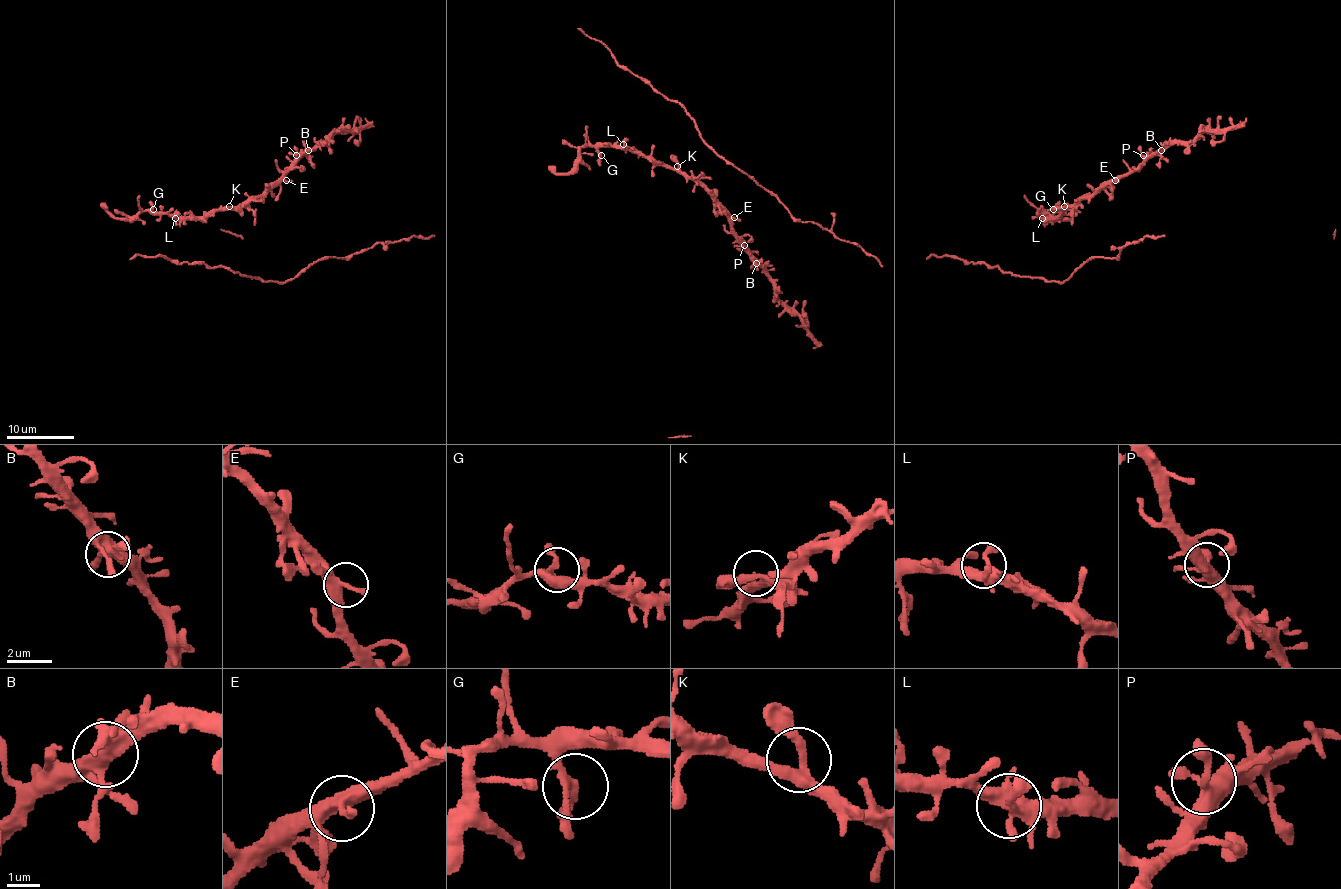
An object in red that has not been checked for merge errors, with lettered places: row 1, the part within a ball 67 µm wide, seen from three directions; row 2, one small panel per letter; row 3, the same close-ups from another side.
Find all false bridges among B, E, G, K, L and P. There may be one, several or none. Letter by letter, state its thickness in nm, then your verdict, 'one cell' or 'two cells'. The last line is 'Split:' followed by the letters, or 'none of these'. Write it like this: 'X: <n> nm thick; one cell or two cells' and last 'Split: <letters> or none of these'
B: 400 nm thick; one cell
E: 400 nm thick; one cell
G: 200 nm thick; one cell
K: 320 nm thick; one cell
L: 360 nm thick; one cell
P: 320 nm thick; one cell
Split: none of these

